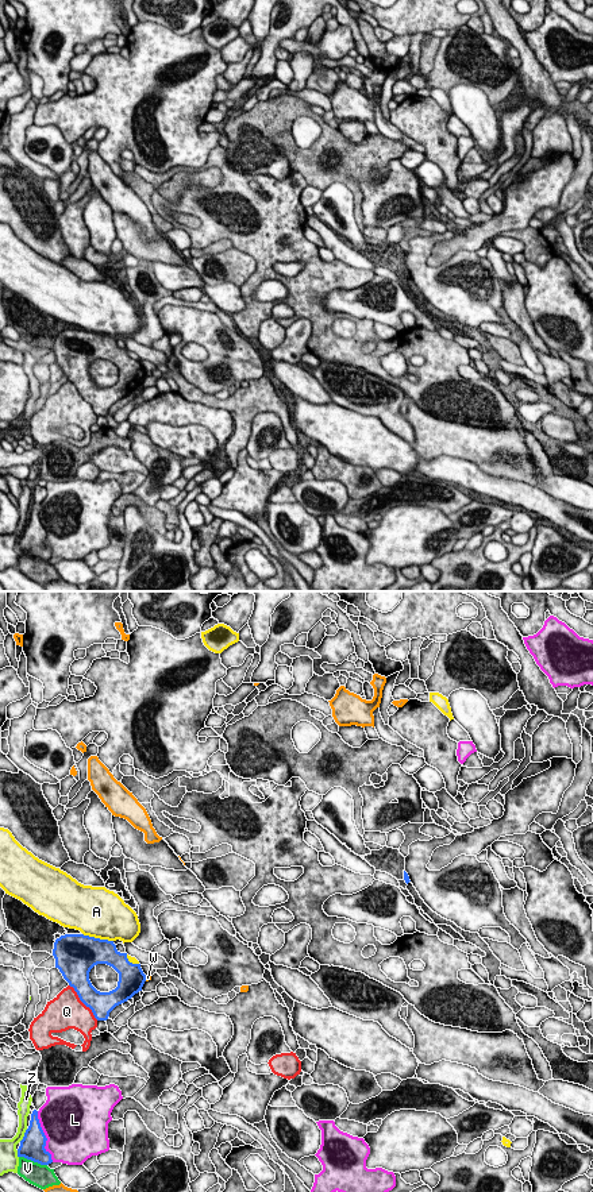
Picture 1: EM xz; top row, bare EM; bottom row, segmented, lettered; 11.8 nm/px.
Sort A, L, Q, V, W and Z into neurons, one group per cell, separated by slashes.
A / L / Q / V / W / Z

